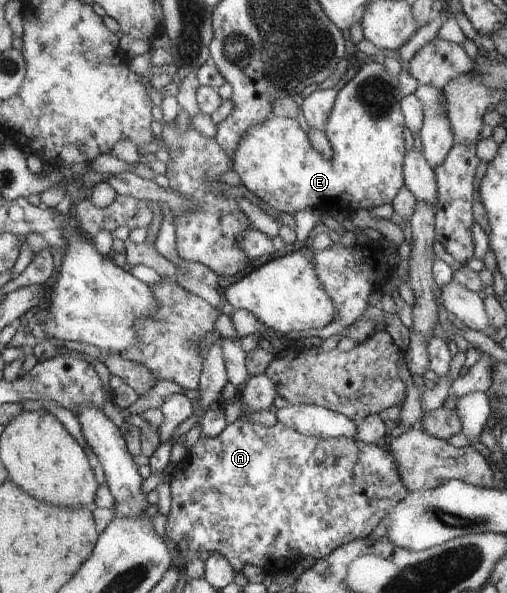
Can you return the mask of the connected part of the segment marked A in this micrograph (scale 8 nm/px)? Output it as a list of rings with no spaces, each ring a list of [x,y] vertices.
[[[240,418],[227,425],[215,439],[199,438],[193,449],[180,462],[174,464],[171,479],[171,509],[165,524],[165,533],[170,537],[184,555],[208,556],[219,554],[227,558],[231,567],[241,574],[245,565],[257,566],[267,574],[287,573],[296,567],[302,558],[311,556],[313,559],[323,559],[334,553],[339,547],[359,538],[368,538],[377,524],[397,505],[405,499],[409,491],[399,475],[398,463],[394,455],[389,452],[385,443],[369,444],[351,438],[325,438],[305,436],[286,424],[277,422],[271,427],[263,426],[251,421],[242,421]]]

